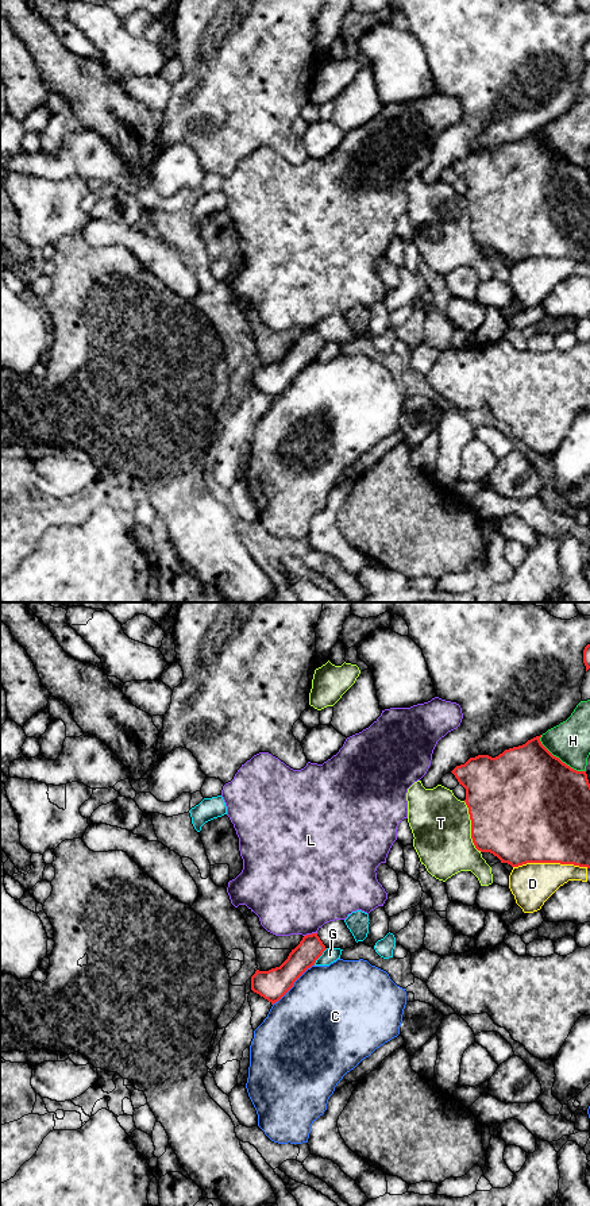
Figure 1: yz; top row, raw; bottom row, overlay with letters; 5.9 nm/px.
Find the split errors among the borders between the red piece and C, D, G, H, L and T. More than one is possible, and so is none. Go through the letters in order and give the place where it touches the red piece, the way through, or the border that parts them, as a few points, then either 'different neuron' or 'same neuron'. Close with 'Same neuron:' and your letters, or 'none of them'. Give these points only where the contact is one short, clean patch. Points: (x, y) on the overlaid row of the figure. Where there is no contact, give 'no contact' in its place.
C: yz (293, 983) | different neuron
D: yz (551, 862) | different neuron
G: yz (320, 955) | along yz (327, 948), (313, 964) | different neuron
H: yz (558, 758) | different neuron
L: yz (309, 935) | different neuron
T: yz (471, 827) | different neuron
Same neuron: none of them

